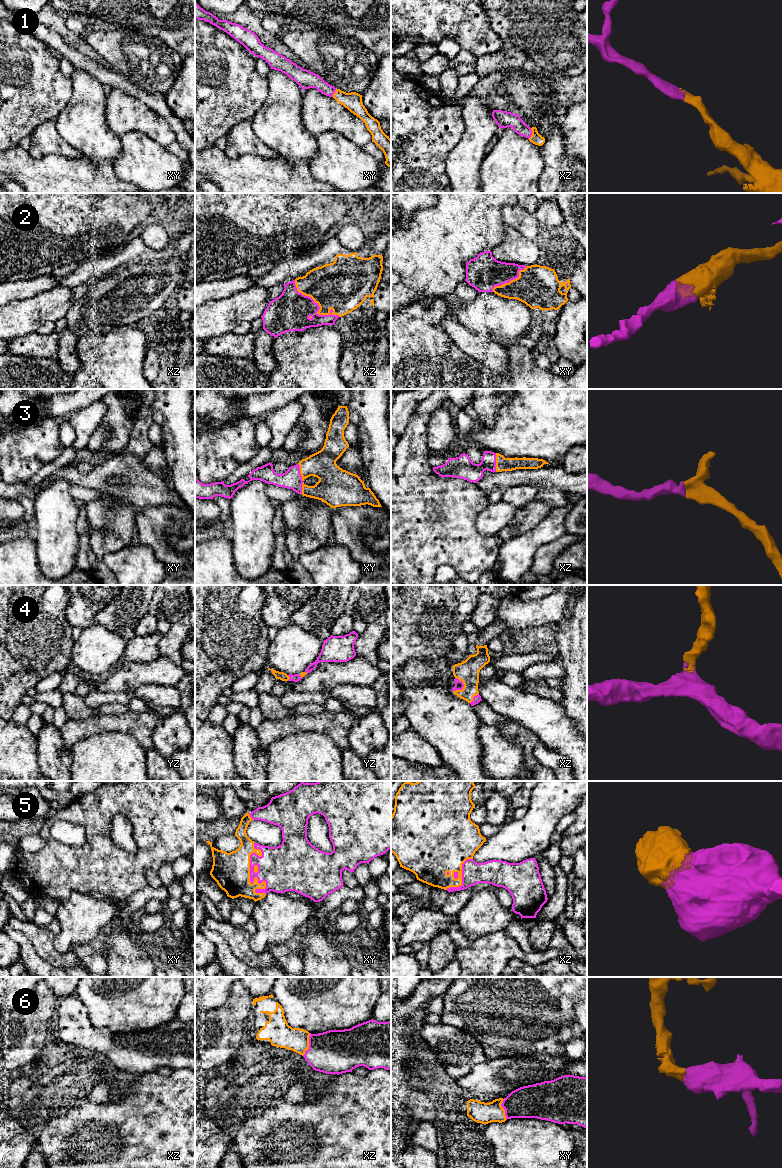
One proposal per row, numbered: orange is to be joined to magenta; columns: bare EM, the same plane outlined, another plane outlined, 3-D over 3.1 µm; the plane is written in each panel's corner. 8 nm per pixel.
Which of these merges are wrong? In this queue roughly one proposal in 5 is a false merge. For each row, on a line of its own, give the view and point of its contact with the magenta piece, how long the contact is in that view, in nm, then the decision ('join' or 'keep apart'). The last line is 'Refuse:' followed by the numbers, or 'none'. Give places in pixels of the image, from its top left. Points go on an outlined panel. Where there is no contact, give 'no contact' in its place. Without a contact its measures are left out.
1: contact xz (531, 133); length 90 nm; join
2: contact xz (317, 304); length 460 nm; join
3: contact xz (495, 462); length 150 nm; join
4: contact xz (462, 683); length 120 nm; join
5: contact xy (250, 878); length 440 nm; join
6: contact xz (309, 1044); length 200 nm; join
Refuse: none

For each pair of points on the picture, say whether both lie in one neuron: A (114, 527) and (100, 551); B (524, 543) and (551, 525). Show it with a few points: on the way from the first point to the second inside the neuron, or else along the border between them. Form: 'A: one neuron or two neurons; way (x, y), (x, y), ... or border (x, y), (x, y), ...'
A: one neuron; way (110, 533), (100, 545)
B: one neuron; way (531, 541), (544, 532)

